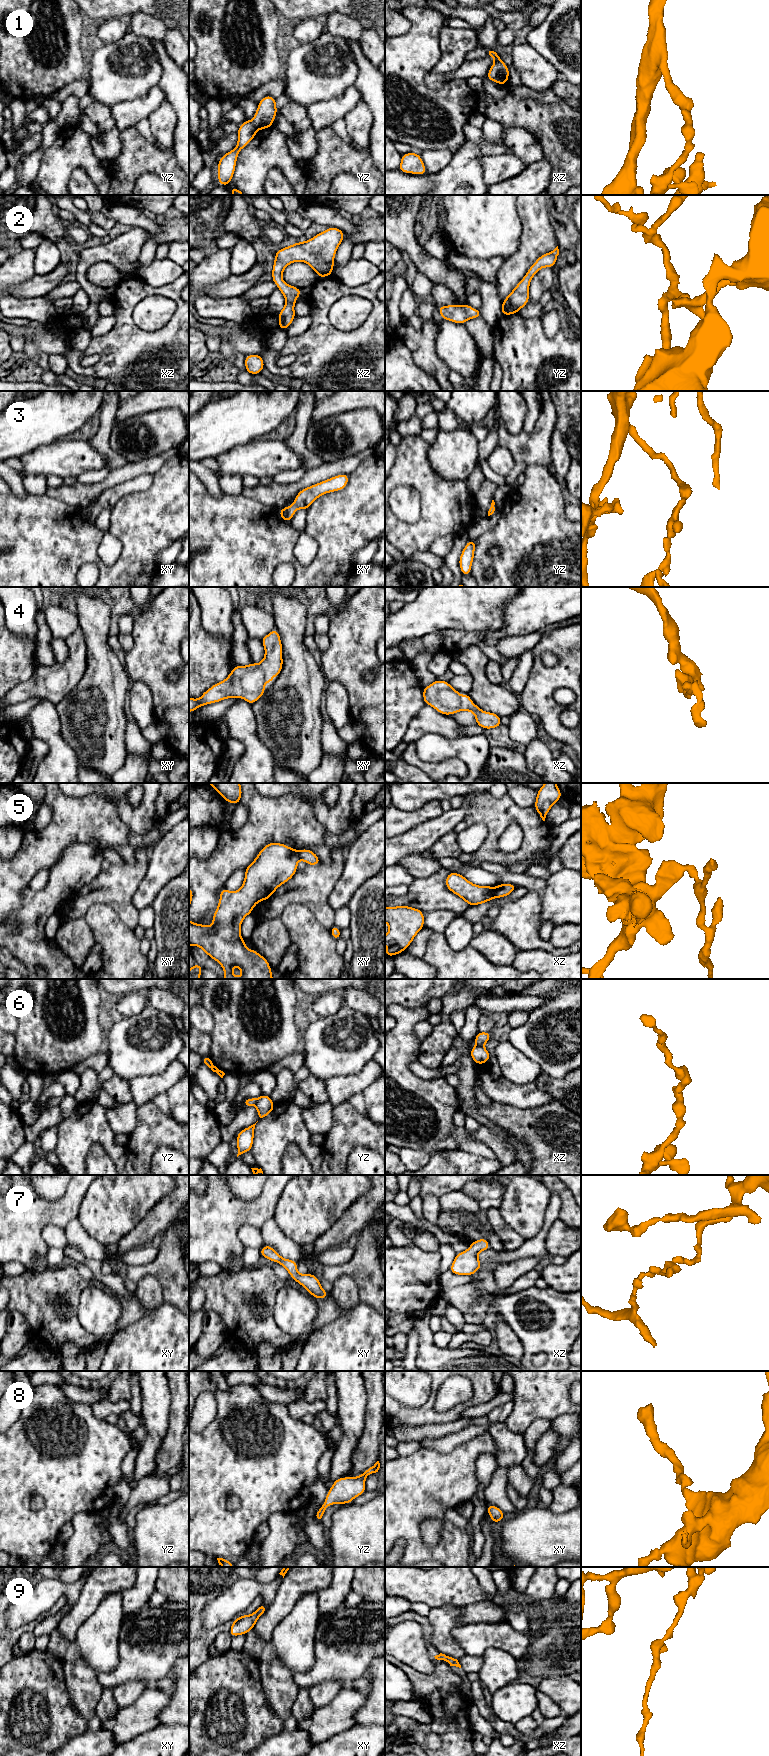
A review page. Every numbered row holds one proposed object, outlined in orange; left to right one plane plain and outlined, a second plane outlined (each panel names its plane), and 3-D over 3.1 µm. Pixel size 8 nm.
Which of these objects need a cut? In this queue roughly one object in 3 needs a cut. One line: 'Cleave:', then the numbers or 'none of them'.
Cleave: 1, 5, 6

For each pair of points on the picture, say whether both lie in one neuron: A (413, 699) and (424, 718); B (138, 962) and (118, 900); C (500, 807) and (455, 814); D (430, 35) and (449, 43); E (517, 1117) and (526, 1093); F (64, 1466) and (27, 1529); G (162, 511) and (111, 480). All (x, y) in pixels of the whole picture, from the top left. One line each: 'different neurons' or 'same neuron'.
A: different neurons
B: different neurons
C: different neurons
D: different neurons
E: different neurons
F: same neuron
G: different neurons

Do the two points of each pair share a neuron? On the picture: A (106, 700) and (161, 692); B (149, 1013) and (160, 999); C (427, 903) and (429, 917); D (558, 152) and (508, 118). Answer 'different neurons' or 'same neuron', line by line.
A: different neurons
B: different neurons
C: different neurons
D: same neuron

